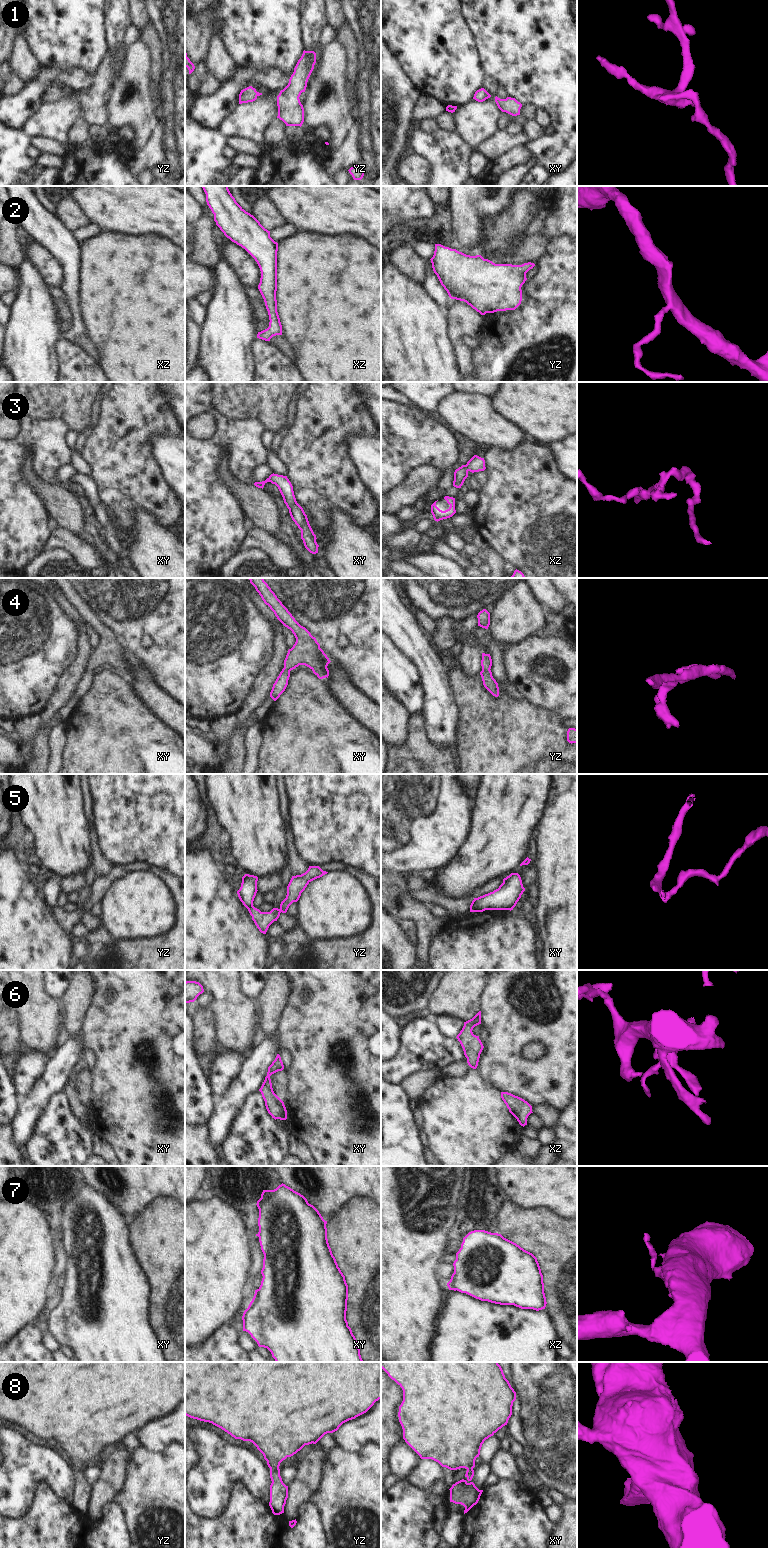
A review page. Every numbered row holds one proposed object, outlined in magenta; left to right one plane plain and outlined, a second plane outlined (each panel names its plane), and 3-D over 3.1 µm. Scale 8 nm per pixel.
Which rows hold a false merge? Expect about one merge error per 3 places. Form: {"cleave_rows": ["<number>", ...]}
{"cleave_rows": ["5"]}

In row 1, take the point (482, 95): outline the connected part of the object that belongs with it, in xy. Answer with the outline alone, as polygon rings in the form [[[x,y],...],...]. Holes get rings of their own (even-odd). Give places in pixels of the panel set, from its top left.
[[[481,88],[475,92],[473,99],[478,102],[483,102],[490,97],[491,95],[484,88]]]

